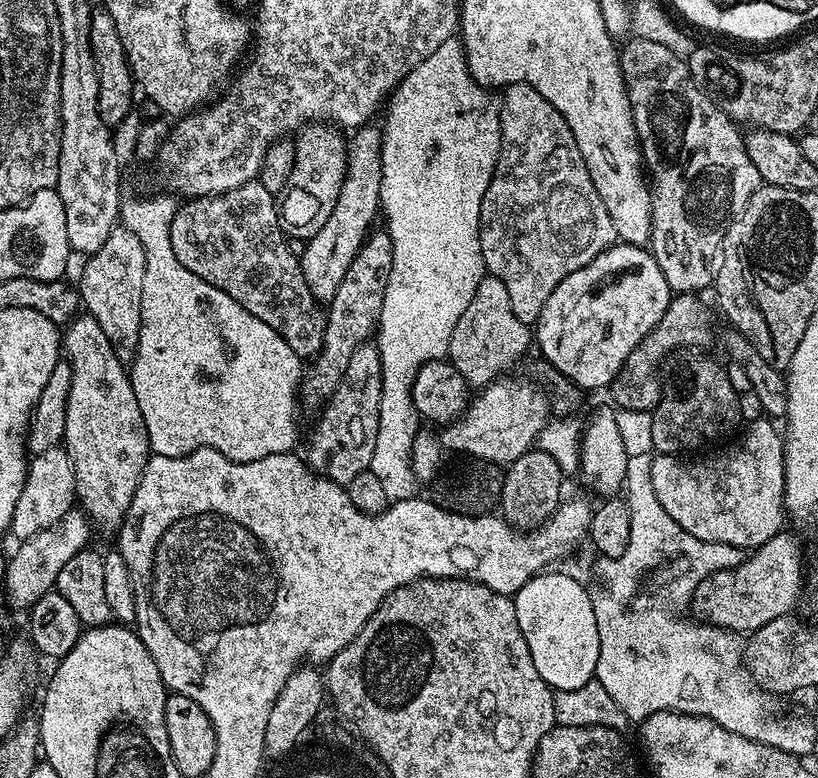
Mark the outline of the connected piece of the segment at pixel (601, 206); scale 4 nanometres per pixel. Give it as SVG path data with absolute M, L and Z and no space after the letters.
M509 84L503 89L504 96L500 100L500 157L496 163L496 169L492 175L490 186L482 198L480 207L480 245L482 246L482 258L484 267L493 276L497 276L506 286L506 294L510 294L510 310L518 314L518 322L532 326L542 314L542 306L546 306L546 298L554 294L554 286L562 282L574 270L582 270L582 266L589 264L598 254L602 254L613 244L617 243L618 237L614 222L610 222L610 210L606 210L606 202L594 190L594 182L590 178L590 170L586 170L586 162L582 162L582 150L578 150L578 142L562 114L554 110L554 106L530 84Z

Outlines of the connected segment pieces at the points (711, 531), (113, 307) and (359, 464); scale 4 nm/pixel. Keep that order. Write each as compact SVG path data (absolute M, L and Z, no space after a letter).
M768 418L756 420L744 432L737 444L716 452L713 456L700 454L695 458L685 458L680 454L656 454L651 457L652 481L656 501L667 510L670 518L678 522L690 534L708 541L710 544L729 544L745 550L762 547L774 534L785 527L784 506L784 436Z
M117 226L110 238L102 242L102 250L83 261L84 273L80 276L78 291L87 315L93 316L102 326L110 346L118 358L131 362L136 357L136 347L140 337L140 307L142 306L142 278L146 278L146 254L138 234L129 228Z
M372 342L358 346L350 358L350 366L346 366L346 374L342 374L342 382L338 382L332 397L319 409L306 463L335 484L346 486L358 474L369 471L378 437L382 370L379 347Z

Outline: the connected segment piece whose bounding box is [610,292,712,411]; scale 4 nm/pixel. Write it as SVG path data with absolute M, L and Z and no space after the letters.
M682 292L673 295L672 301L666 306L666 314L658 318L654 330L638 342L634 350L630 350L630 358L622 362L622 370L618 370L616 379L610 385L610 393L617 400L621 409L651 411L660 402L662 380L656 377L656 367L664 360L664 352L672 352L675 348L687 350L704 350L712 340L712 312L700 301L699 295Z

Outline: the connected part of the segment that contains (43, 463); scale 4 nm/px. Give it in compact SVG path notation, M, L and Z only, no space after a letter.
M63 447L35 453L28 465L22 498L18 498L18 506L14 506L11 535L16 535L15 539L21 541L38 534L43 528L54 526L67 512L73 511L77 500L74 466Z

